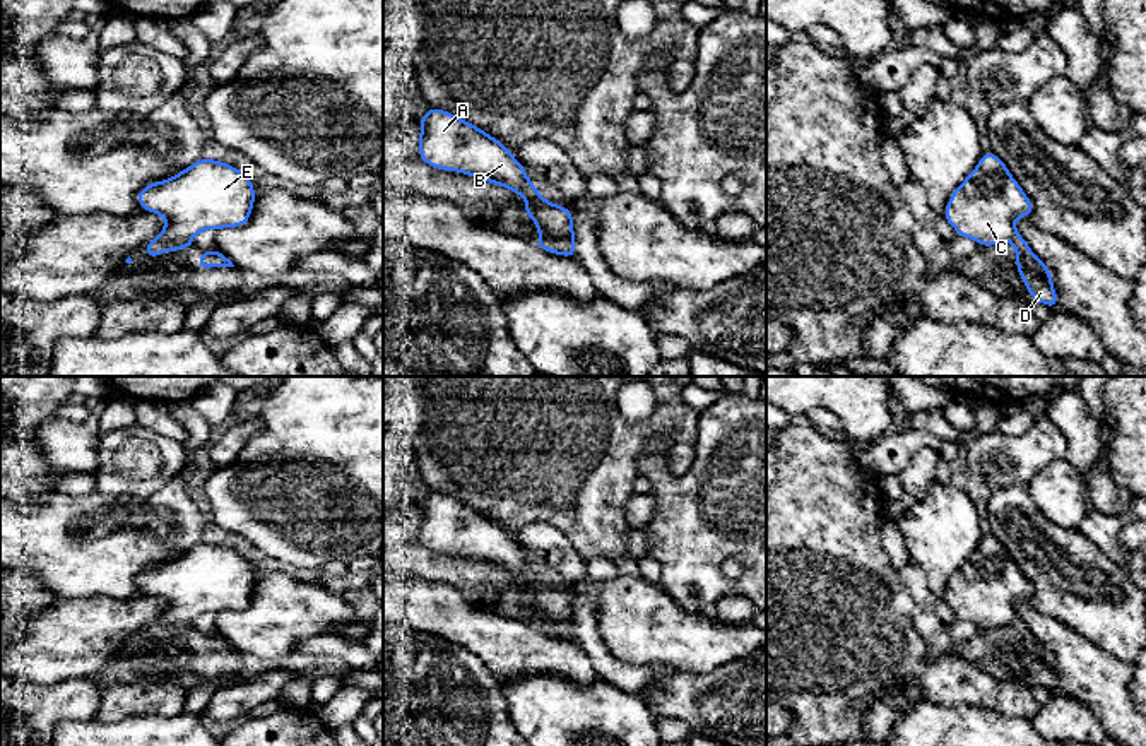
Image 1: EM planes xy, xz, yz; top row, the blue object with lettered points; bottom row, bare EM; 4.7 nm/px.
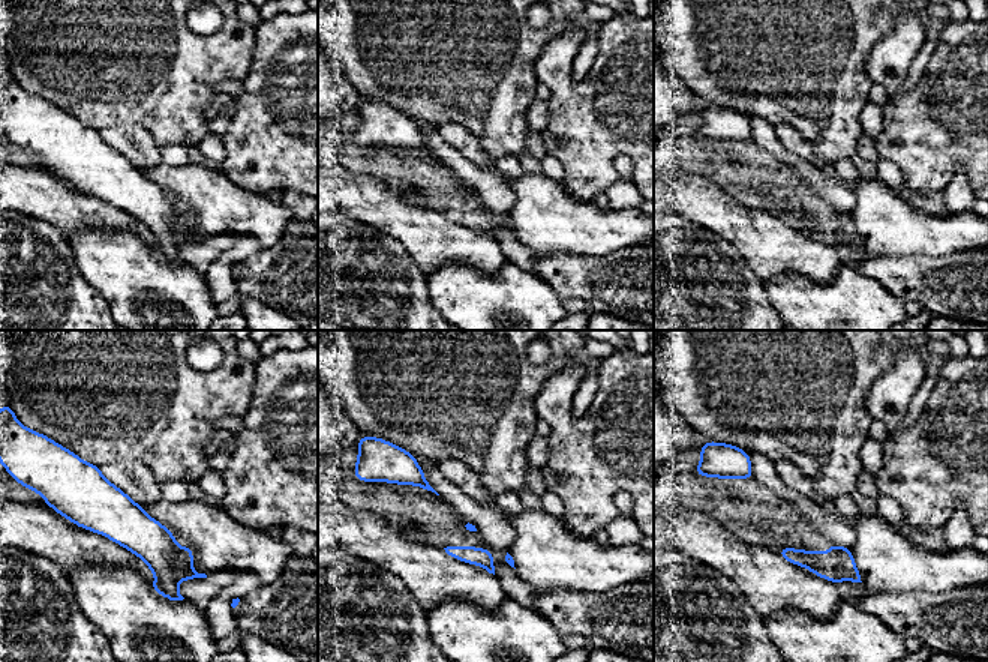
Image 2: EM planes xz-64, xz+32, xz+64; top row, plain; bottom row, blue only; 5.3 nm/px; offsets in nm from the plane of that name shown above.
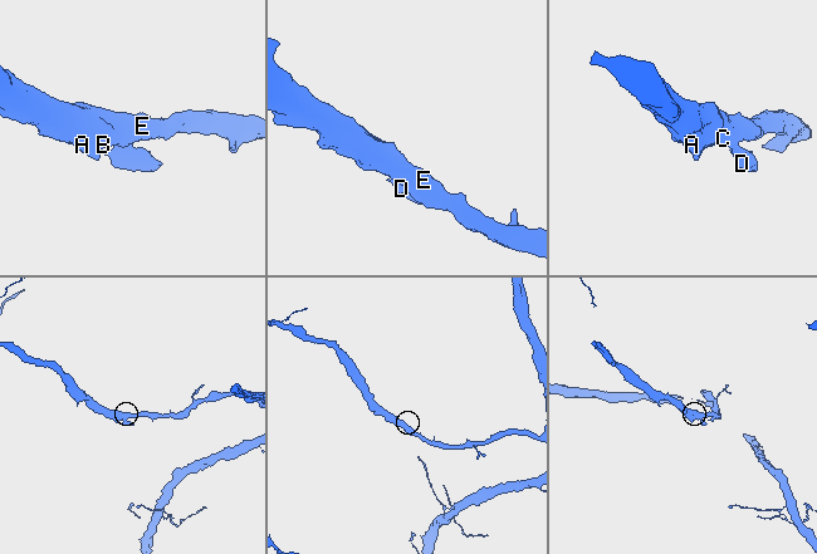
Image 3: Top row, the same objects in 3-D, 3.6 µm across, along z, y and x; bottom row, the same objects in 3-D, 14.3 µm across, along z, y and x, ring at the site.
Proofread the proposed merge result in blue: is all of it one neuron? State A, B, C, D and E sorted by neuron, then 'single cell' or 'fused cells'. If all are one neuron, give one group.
A B C E / D; fused cells

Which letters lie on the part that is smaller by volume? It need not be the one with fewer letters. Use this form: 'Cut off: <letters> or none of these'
Cut off: D

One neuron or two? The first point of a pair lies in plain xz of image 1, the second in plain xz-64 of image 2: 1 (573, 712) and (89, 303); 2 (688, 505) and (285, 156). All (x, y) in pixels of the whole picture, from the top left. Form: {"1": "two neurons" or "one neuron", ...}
{"1": "two neurons", "2": "one neuron"}

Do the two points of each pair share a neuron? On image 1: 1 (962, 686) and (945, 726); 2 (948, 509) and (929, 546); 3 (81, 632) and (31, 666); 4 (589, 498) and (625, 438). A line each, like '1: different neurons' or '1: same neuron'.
1: different neurons
2: same neuron
3: same neuron
4: same neuron

